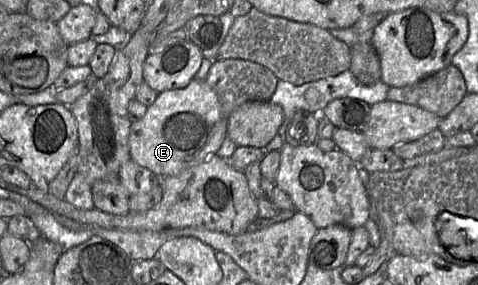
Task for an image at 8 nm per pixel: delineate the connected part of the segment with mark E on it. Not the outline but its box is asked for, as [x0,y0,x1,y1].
[128,78,227,178]

